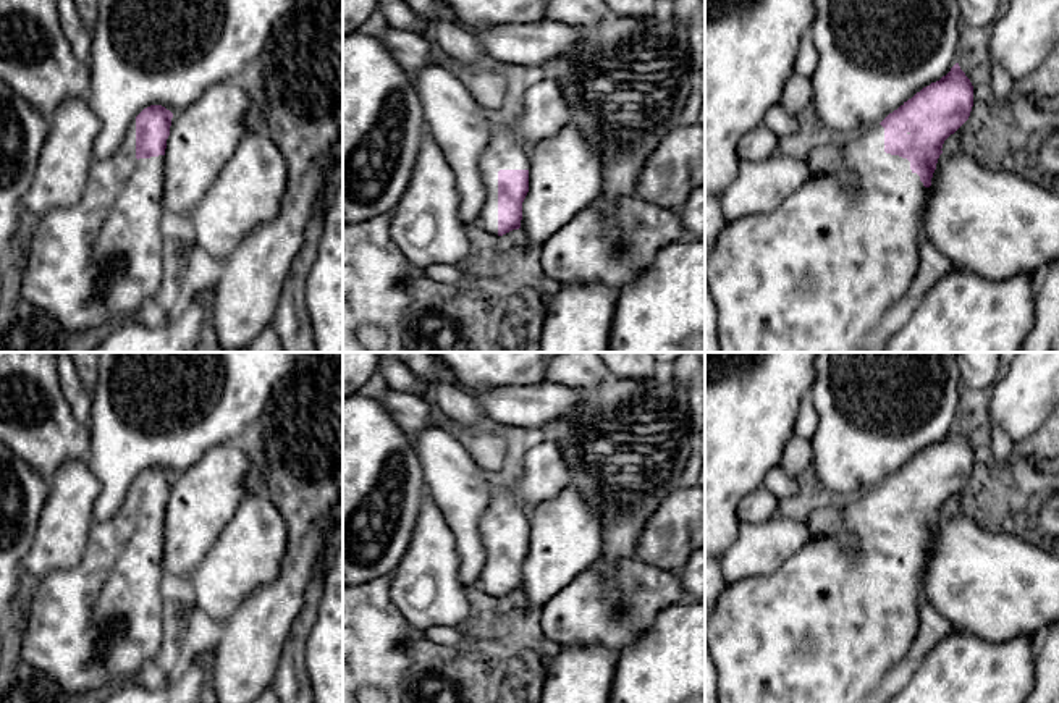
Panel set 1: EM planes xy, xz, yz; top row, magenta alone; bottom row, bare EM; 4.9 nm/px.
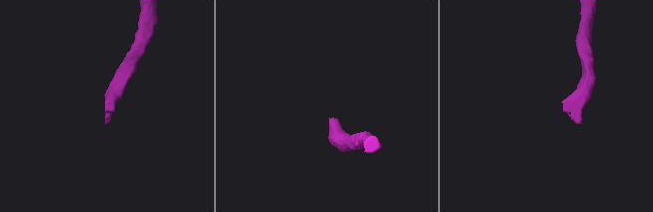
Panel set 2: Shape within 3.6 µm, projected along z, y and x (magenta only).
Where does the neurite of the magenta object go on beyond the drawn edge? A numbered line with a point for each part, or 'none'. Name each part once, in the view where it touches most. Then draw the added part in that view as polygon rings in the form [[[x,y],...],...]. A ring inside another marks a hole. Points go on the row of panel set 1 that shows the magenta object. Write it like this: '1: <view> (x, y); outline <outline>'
1: xz (505, 151); outline [[[496,115],[492,136],[479,158],[479,171],[487,191],[477,225],[498,236],[498,171],[529,170],[529,149],[516,134],[508,115]]]

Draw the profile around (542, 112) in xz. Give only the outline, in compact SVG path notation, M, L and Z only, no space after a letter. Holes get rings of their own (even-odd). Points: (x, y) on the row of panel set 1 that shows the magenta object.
M542 79L527 89L519 102L508 105L506 115L527 149L553 137L571 116L571 107L555 79Z

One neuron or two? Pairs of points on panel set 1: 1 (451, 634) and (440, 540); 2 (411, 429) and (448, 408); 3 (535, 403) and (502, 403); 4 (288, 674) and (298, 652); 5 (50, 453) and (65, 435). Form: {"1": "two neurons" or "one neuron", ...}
{"1": "two neurons", "2": "two neurons", "3": "one neuron", "4": "one neuron", "5": "one neuron"}

